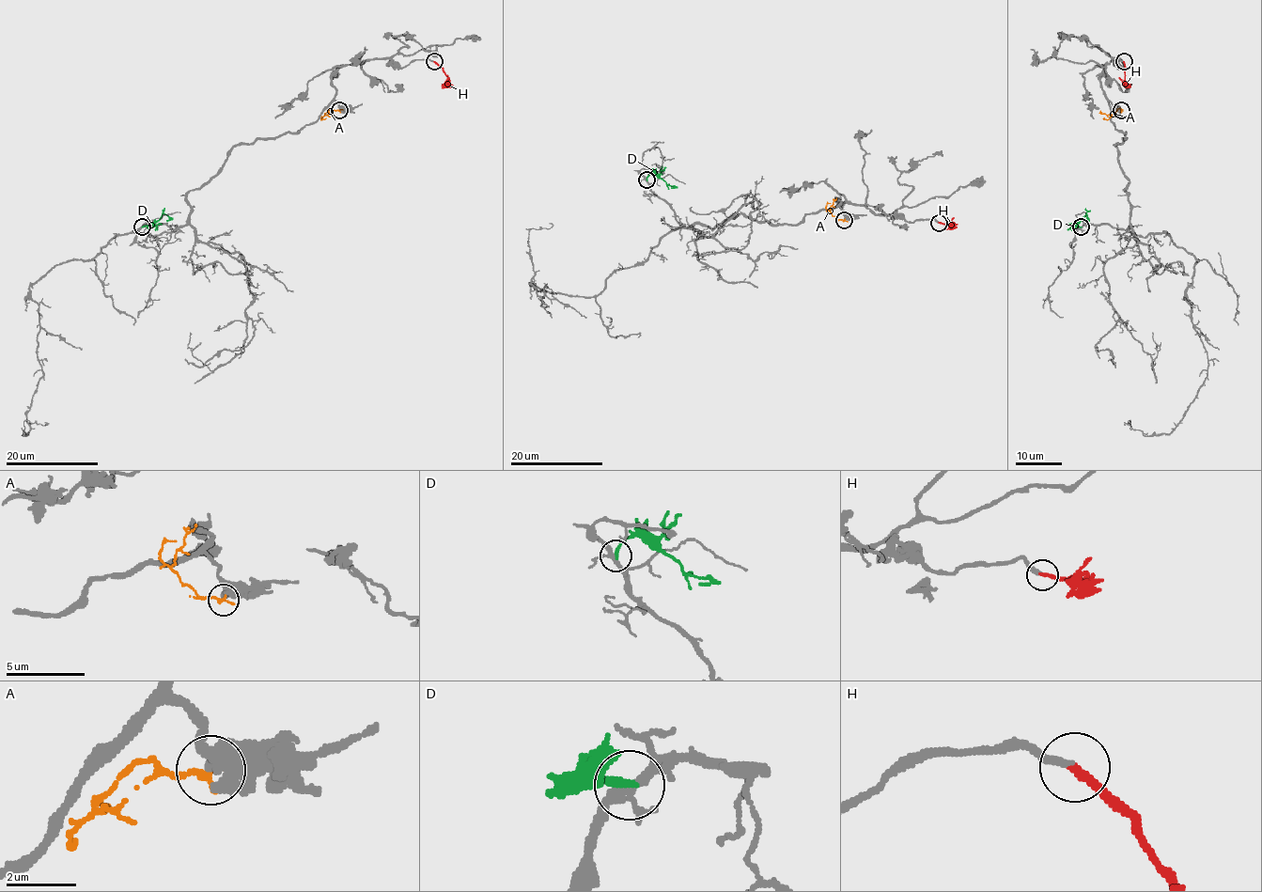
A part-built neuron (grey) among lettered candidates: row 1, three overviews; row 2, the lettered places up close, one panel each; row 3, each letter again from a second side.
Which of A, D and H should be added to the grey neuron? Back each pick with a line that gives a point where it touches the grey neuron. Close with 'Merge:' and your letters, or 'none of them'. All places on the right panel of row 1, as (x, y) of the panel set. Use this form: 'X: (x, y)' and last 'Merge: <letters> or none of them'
H: (1124, 61)
Merge: H

